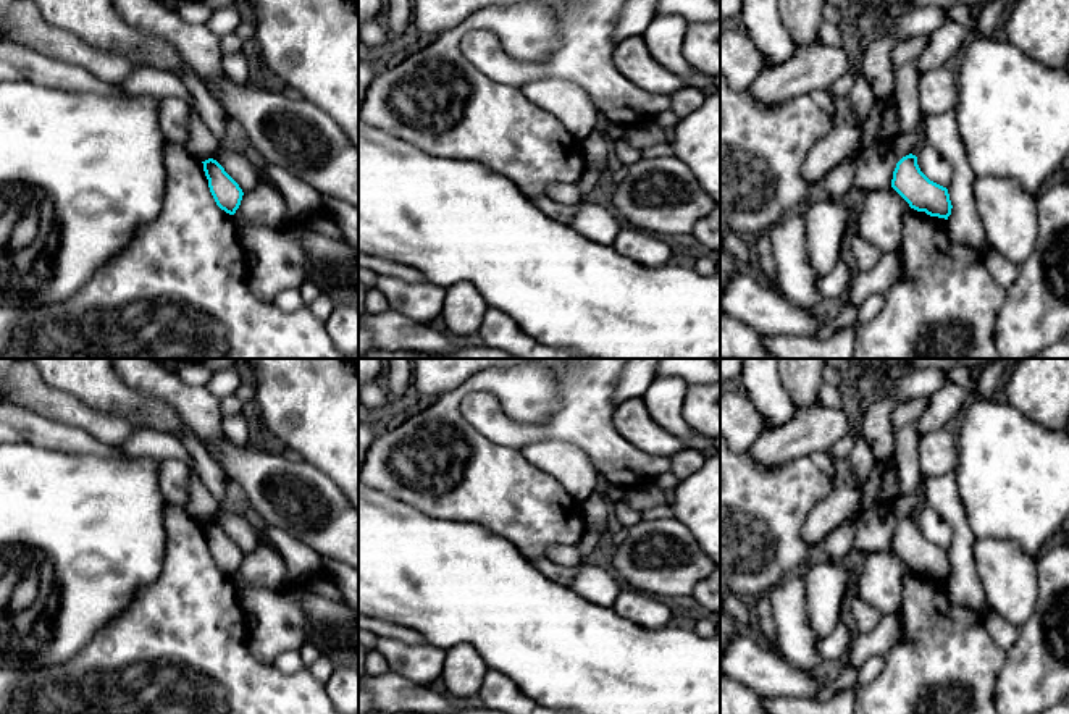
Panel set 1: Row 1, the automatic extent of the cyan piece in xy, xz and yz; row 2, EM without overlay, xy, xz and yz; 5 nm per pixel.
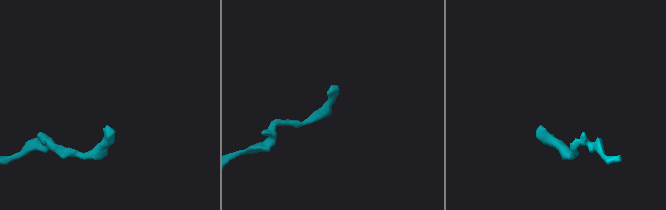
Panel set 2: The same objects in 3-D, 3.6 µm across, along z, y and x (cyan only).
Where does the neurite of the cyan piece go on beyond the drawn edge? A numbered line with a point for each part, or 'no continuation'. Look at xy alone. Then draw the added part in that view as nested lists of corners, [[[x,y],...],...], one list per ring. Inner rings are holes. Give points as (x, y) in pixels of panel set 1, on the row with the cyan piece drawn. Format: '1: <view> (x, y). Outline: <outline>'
no continuation

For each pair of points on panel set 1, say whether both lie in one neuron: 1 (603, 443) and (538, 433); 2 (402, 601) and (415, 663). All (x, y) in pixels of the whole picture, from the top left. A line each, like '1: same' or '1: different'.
1: same
2: different

